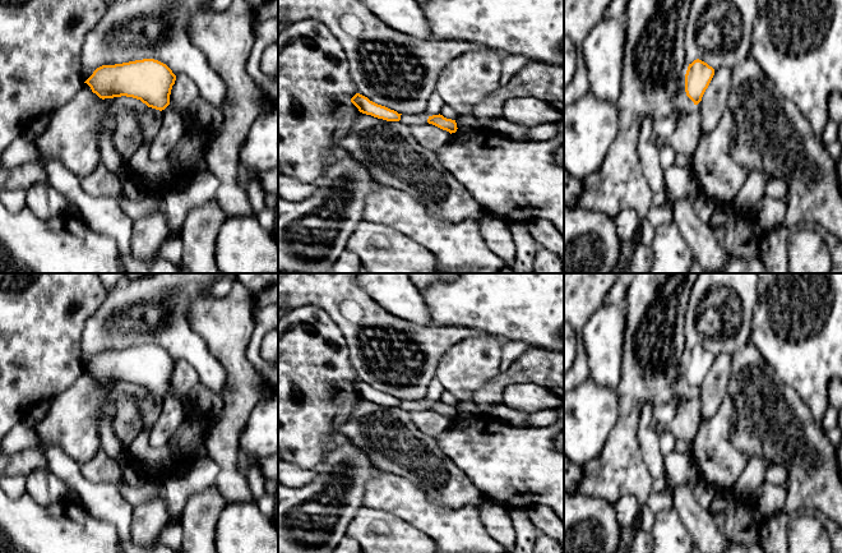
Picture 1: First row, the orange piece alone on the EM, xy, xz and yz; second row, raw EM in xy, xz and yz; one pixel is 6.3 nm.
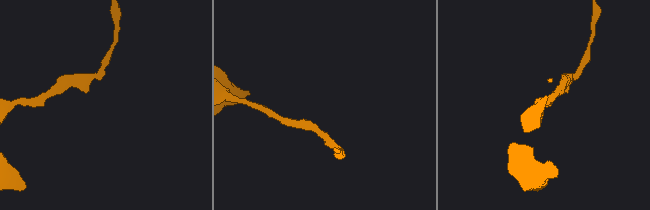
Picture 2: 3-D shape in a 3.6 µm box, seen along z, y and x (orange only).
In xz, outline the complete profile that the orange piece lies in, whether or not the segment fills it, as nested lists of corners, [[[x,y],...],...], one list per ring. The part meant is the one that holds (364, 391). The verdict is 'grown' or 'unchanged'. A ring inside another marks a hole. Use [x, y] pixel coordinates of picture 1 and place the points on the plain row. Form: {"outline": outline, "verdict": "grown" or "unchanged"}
{"outline": [[[356,379],[352,384],[351,388],[358,395],[360,398],[371,401],[378,405],[383,405],[387,407],[399,407],[401,401],[394,396],[390,396],[385,392],[378,391],[373,387],[370,387],[367,383]]], "verdict": "unchanged"}

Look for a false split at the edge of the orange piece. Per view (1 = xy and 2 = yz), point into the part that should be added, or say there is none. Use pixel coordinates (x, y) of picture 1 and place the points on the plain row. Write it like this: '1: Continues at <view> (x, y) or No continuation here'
1: No continuation here
2: No continuation here

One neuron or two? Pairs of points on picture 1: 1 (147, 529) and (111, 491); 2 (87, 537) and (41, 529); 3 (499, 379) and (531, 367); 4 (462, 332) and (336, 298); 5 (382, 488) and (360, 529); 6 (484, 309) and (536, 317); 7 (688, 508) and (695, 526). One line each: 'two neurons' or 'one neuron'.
1: two neurons
2: one neuron
3: one neuron
4: one neuron
5: two neurons
6: one neuron
7: one neuron

